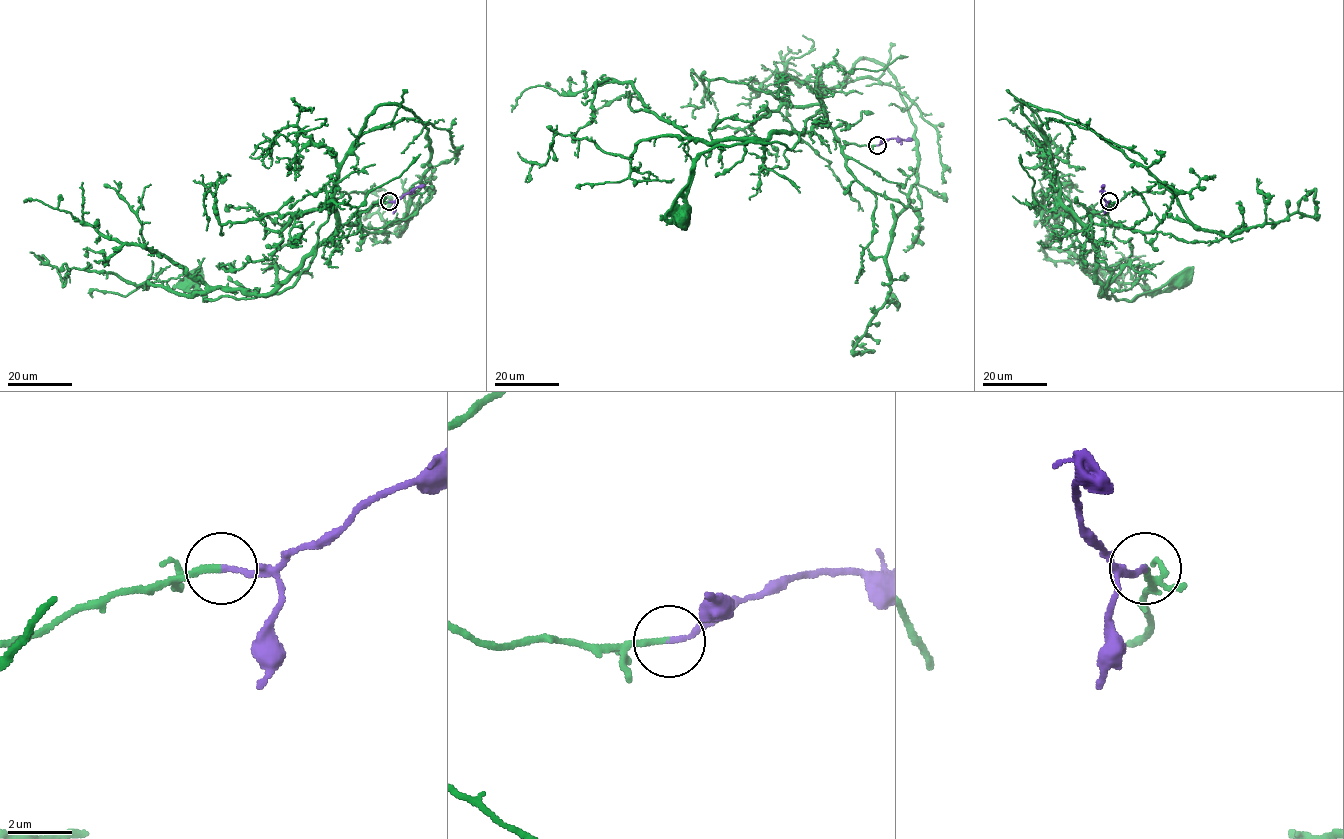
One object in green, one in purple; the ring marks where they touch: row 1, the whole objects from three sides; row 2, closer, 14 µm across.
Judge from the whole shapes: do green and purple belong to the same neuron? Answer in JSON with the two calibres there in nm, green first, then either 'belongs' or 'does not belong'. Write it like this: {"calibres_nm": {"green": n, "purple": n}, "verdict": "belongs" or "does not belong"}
{"calibres_nm": {"green": 200, "purple": 160}, "verdict": "belongs"}

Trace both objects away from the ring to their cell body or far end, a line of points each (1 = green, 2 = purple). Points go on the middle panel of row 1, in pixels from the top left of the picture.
1: (876, 145), (841, 146), (818, 123), (808, 131), (709, 148), (691, 172), (681, 219)
2: (876, 145), (889, 138), (912, 140)

